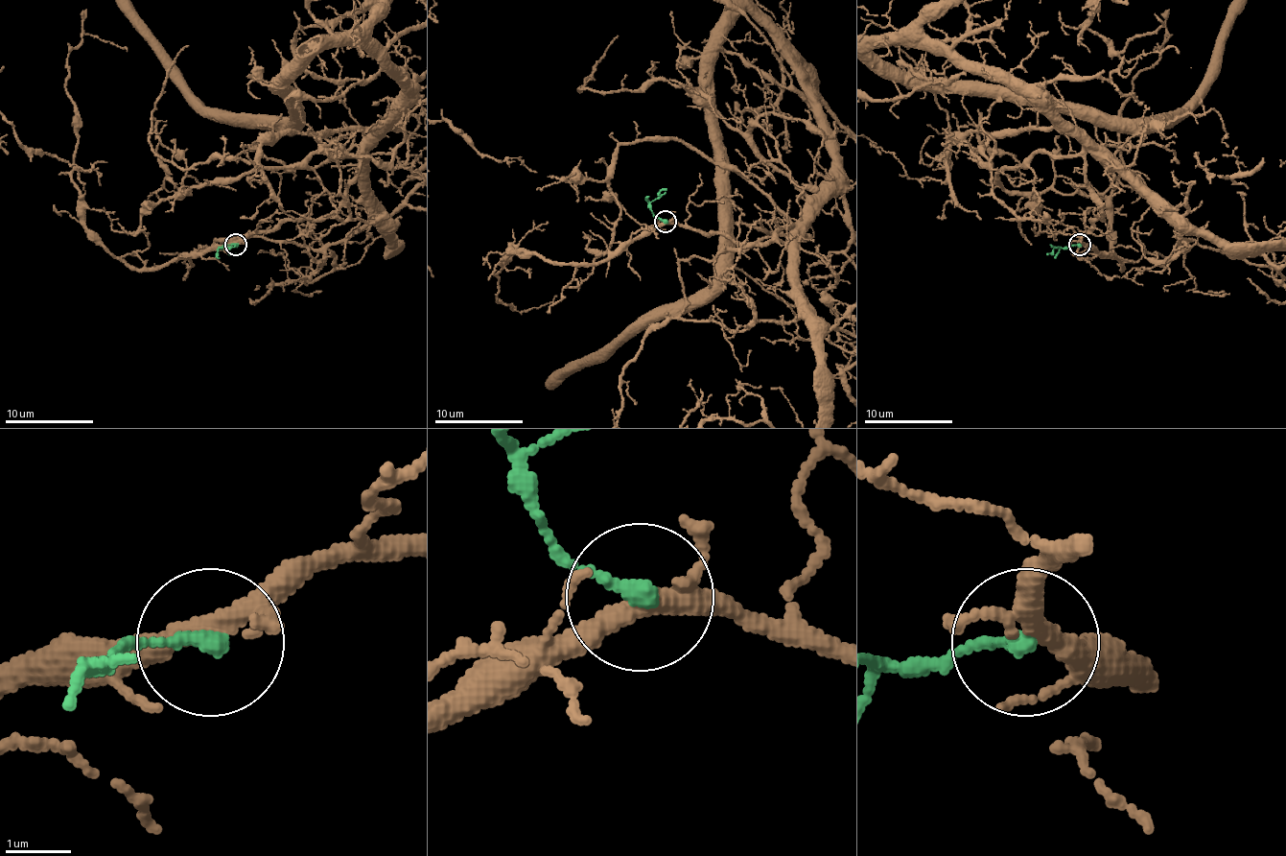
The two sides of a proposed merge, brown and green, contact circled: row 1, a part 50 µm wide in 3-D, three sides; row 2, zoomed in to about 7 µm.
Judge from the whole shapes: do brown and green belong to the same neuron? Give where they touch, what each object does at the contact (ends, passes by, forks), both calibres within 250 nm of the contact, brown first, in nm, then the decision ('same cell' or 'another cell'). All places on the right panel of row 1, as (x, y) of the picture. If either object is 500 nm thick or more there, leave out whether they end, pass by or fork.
(1080, 245) | brown forks | green ends | 280/260 nm | another cell

